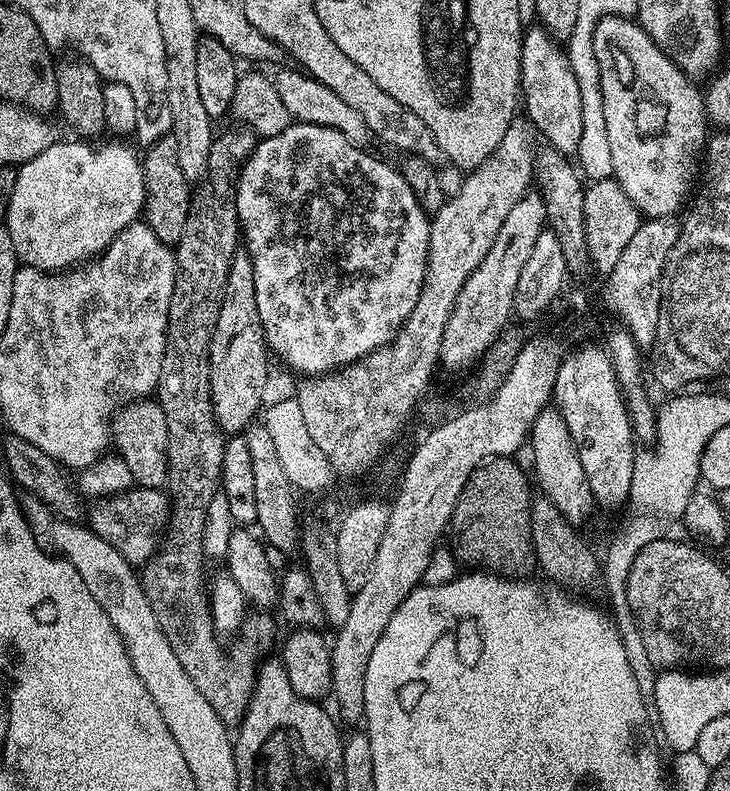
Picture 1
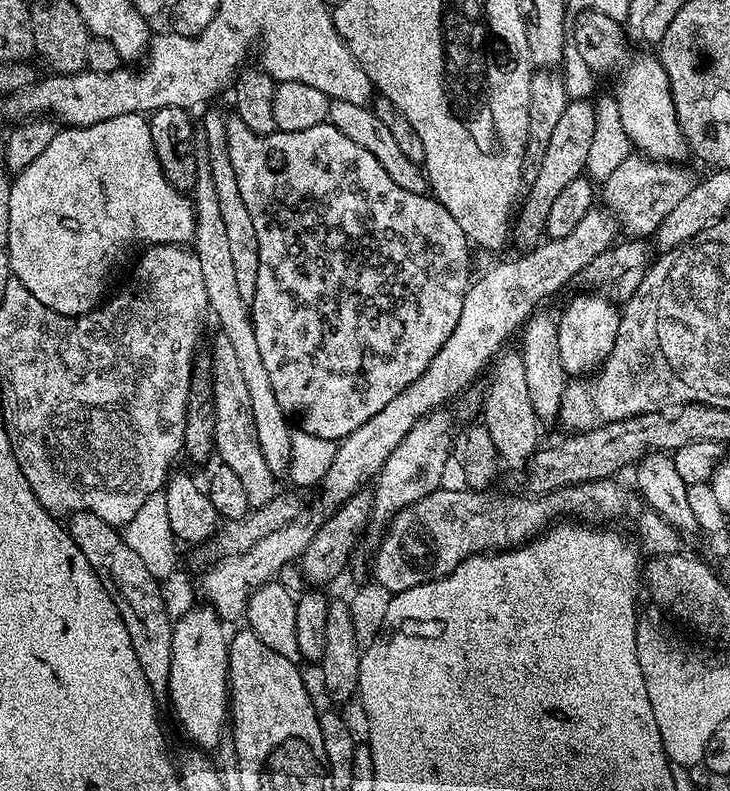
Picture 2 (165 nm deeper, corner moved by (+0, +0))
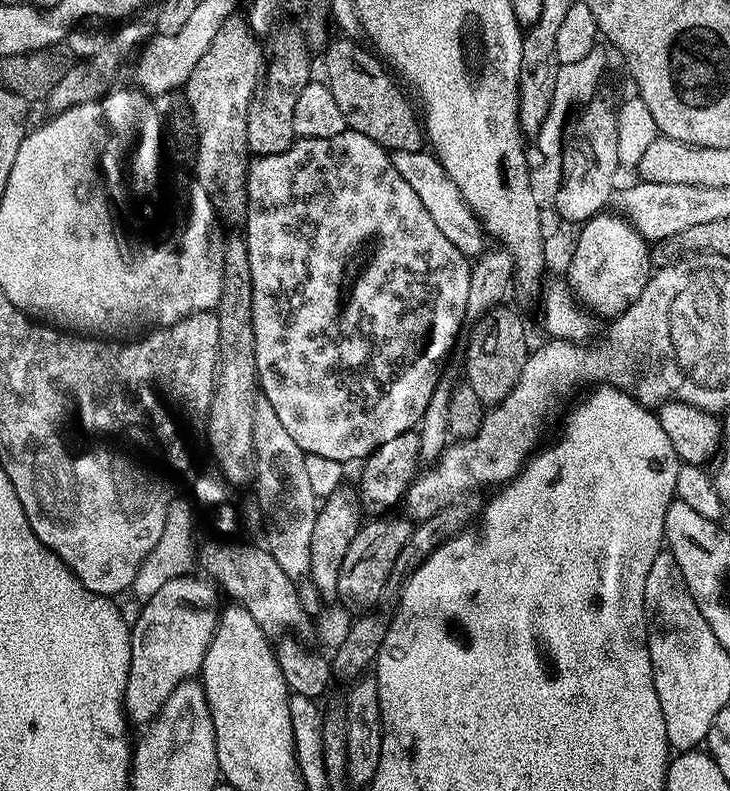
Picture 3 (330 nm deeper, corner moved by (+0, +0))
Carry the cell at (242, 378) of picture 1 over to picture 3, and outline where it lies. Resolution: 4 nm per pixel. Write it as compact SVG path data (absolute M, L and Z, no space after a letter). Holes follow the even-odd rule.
M233 14L229 20L222 22L222 30L214 34L214 42L206 49L206 54L198 58L198 66L190 73L190 78L182 89L184 97L190 102L194 122L196 123L196 167L195 183L206 190L212 198L212 211L225 225L243 225L248 218L248 166L250 153L246 142L246 114L250 102L256 96L256 90L266 71L264 45L243 15Z

